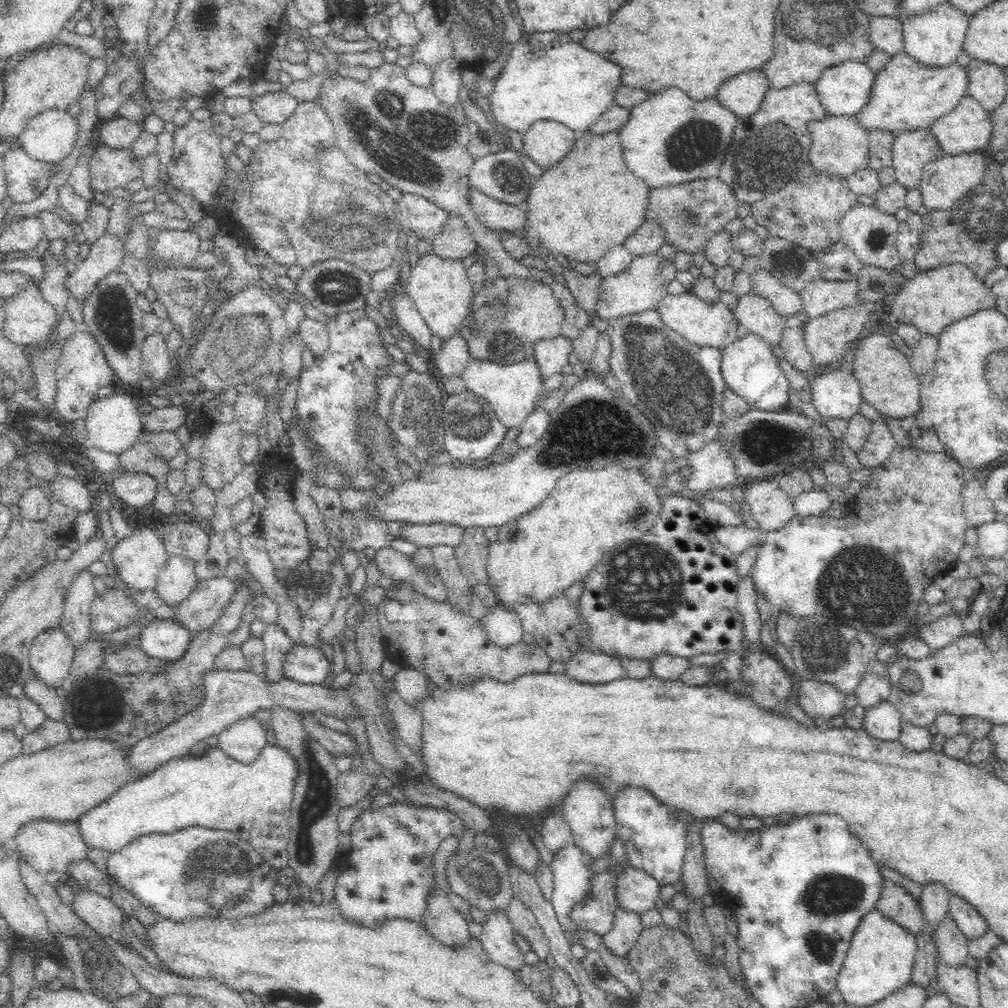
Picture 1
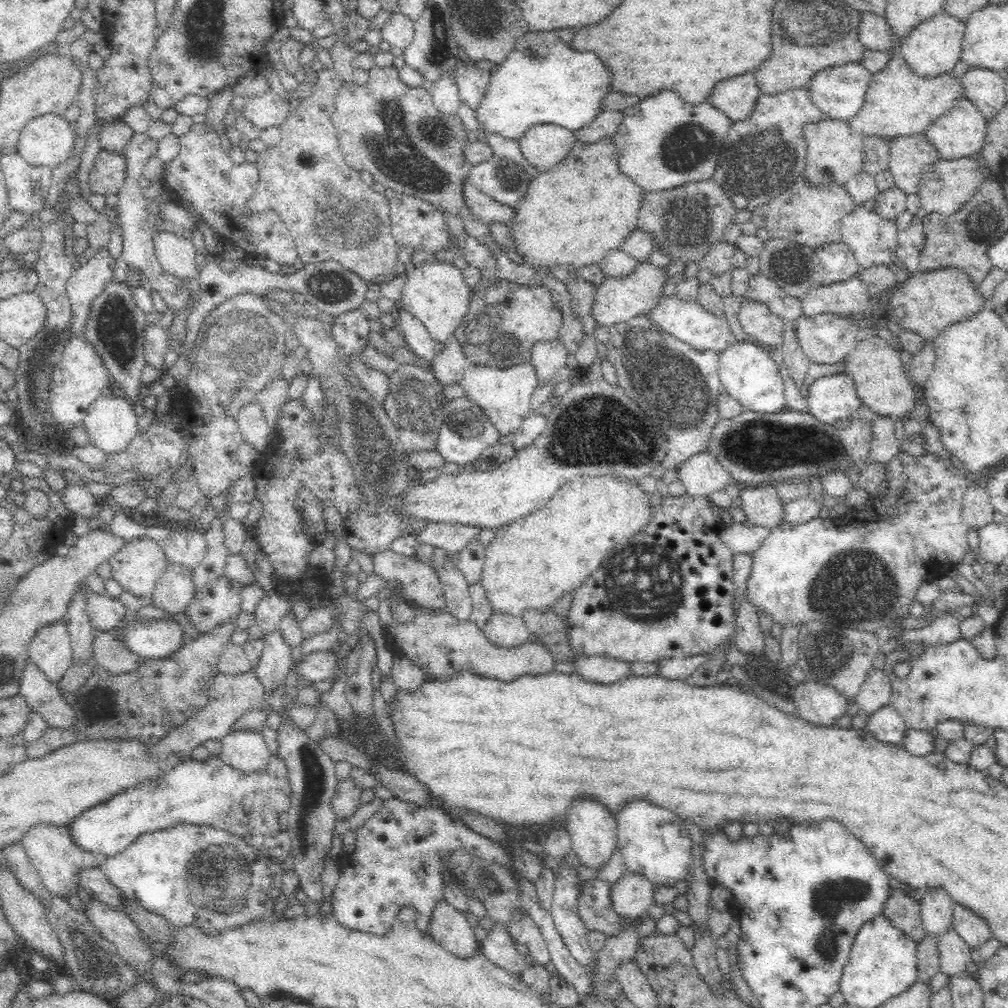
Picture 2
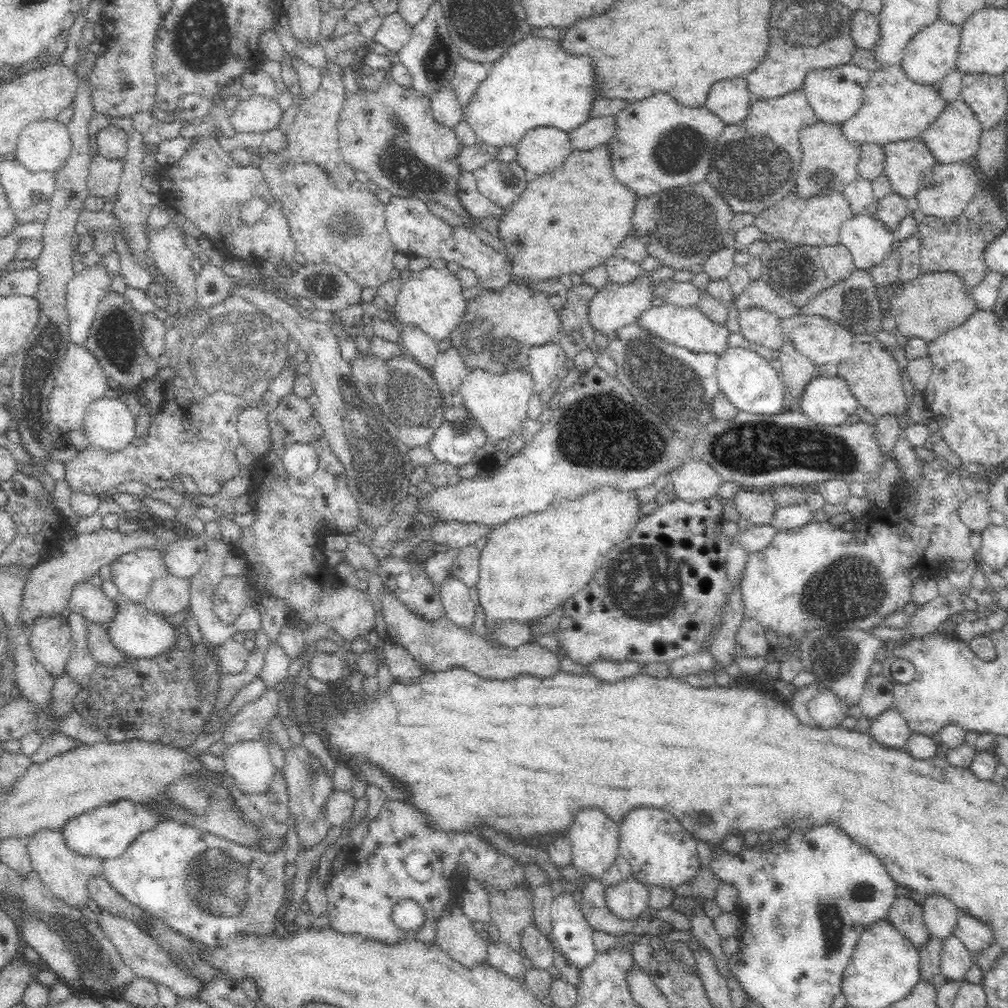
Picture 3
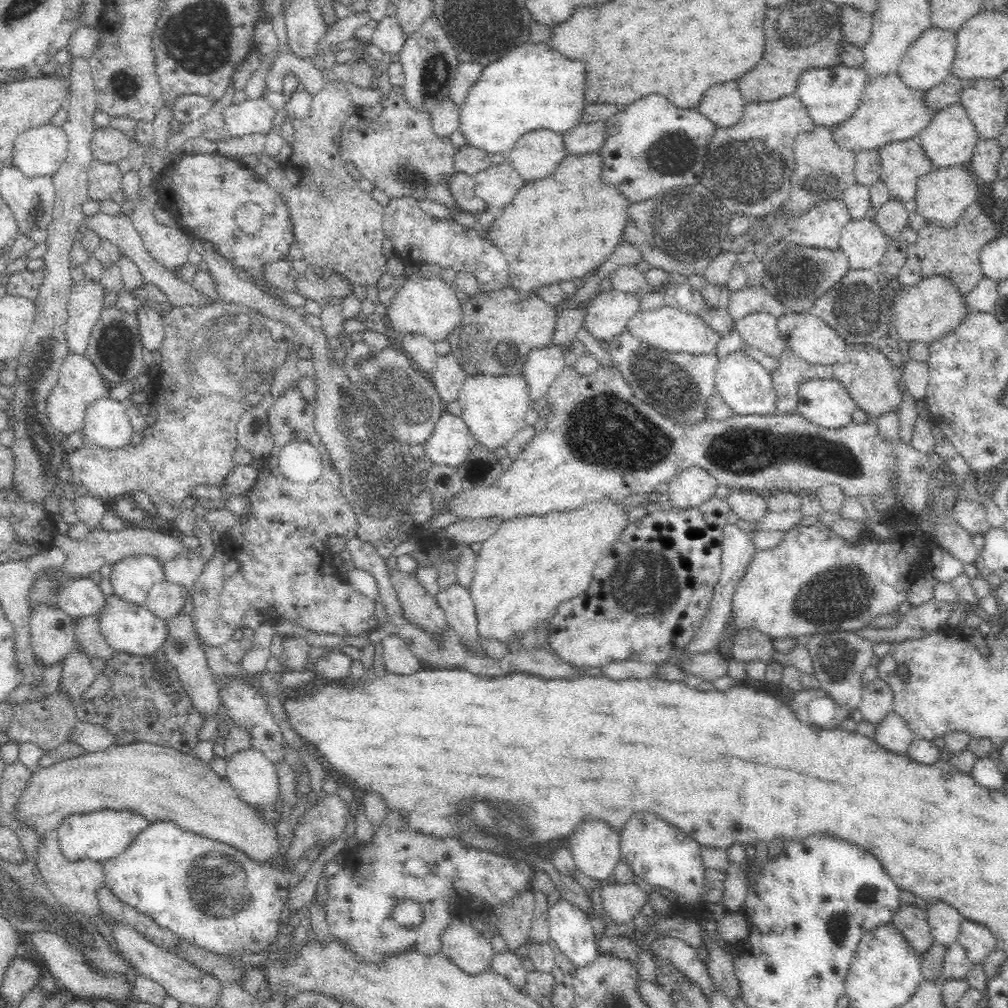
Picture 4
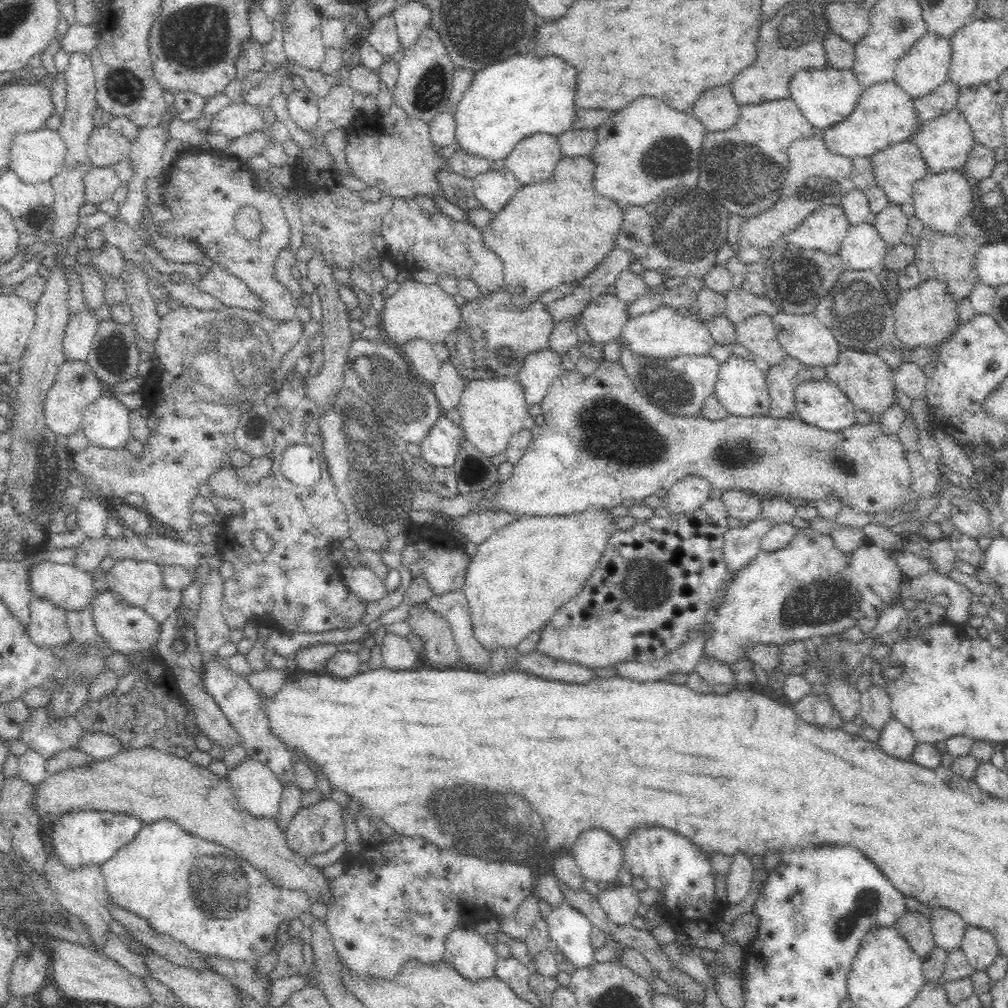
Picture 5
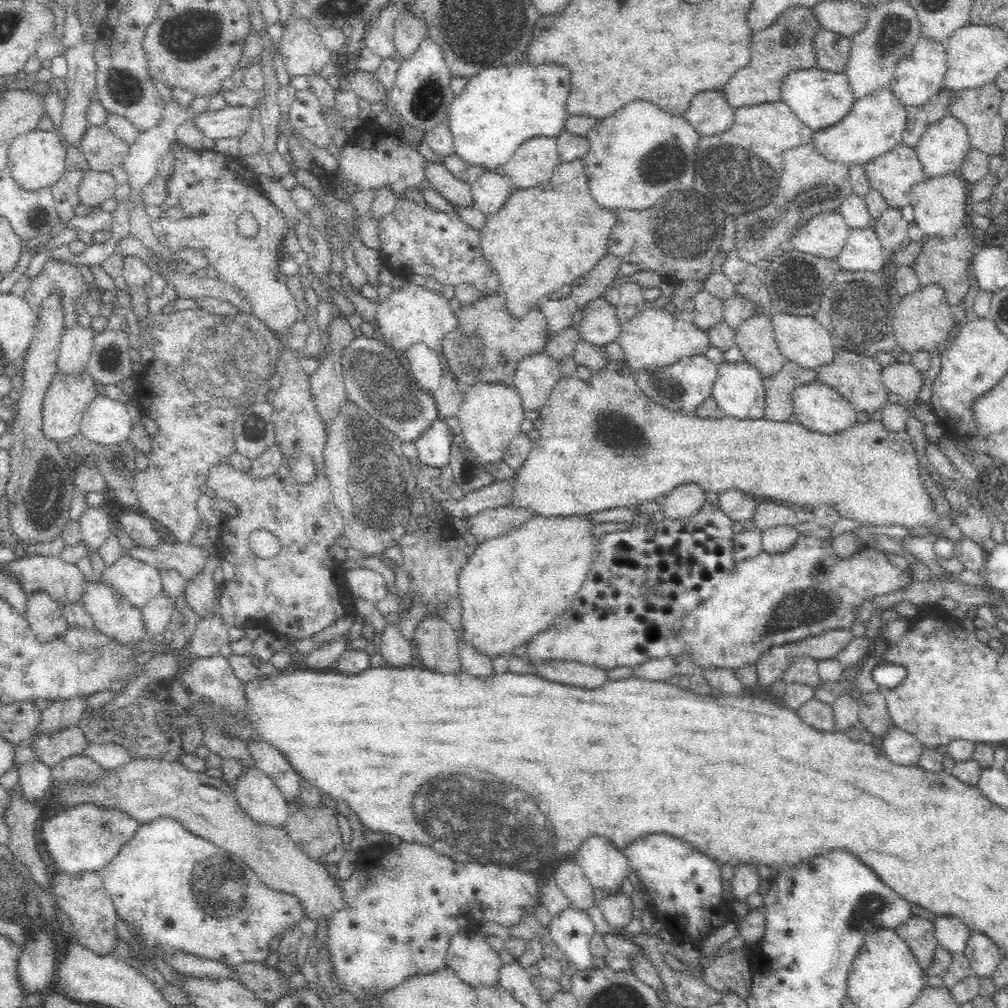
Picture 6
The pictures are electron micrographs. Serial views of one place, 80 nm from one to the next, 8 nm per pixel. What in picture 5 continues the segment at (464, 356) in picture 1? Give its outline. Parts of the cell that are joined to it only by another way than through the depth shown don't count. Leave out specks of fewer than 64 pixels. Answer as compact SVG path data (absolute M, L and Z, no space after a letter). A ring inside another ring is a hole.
M451 358L438 362L438 372L436 380L432 383L432 389L444 412L457 406L466 382Z

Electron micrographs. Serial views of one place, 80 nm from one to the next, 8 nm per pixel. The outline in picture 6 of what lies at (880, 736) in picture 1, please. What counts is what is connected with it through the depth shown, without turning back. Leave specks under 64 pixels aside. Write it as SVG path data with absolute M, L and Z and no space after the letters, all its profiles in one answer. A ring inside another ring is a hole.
M892 724L881 738L880 750L892 762L916 764L923 746L910 732Z

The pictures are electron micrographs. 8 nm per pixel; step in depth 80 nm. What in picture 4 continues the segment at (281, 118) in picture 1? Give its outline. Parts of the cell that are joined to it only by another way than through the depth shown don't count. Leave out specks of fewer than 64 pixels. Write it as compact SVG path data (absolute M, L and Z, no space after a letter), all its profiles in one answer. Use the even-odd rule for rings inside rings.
M265 96L247 99L243 102L230 104L224 110L224 121L228 135L244 136L244 134L262 133L274 130L277 123L276 109Z

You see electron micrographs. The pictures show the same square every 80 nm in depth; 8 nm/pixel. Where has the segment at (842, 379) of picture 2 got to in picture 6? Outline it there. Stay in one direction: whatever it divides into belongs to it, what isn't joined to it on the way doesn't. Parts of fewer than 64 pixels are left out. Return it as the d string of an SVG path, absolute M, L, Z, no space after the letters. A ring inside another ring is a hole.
M821 380L796 386L792 400L792 419L810 430L834 434L857 423L857 411L851 402Z

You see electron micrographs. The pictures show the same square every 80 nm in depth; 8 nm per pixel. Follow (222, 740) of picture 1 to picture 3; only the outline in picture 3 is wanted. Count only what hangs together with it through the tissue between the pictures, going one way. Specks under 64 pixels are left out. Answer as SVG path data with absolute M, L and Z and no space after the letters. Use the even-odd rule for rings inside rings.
M263 738L239 739L234 743L223 743L225 769L237 778L239 786L248 793L264 790L272 778L273 762Z

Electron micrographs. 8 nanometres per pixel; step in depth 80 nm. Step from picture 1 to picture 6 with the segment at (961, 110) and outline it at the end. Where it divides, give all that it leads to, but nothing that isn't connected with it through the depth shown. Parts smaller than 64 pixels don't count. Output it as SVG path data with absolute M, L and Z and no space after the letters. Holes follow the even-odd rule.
M952 113L928 124L914 147L927 178L958 172L972 148L967 126Z

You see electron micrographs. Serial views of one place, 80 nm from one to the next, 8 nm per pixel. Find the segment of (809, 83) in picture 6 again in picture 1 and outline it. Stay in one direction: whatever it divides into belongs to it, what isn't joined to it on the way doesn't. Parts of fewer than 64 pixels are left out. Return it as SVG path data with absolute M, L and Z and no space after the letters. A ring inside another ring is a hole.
M866 62L829 66L815 83L827 114L857 115L870 100L876 72Z

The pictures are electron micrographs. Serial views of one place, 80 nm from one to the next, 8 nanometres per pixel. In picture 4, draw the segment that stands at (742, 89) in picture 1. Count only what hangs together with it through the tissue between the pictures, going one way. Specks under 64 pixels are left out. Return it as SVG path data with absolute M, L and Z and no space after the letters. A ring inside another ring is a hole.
M739 79L711 84L698 106L722 128L734 126L744 116L747 100L740 90Z

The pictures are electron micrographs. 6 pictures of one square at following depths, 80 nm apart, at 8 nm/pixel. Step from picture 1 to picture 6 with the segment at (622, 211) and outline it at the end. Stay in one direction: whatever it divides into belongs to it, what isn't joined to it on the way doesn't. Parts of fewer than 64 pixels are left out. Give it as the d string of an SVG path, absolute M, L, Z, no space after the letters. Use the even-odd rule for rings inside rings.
M582 158L562 162L553 170L552 177L544 183L526 189L516 189L502 209L490 215L488 224L480 231L484 255L496 263L500 277L500 292L508 299L508 308L523 315L552 292L572 287L610 252L610 237L619 222L616 208L604 207L592 195L587 166Z

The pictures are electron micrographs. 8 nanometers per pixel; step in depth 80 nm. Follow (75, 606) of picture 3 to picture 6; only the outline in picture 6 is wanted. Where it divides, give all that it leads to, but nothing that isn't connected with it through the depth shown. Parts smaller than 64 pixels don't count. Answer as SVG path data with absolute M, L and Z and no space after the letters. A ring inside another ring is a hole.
M31 554L9 566L19 574L29 595L44 592L61 606L83 604L88 581L78 565L64 563L52 555Z

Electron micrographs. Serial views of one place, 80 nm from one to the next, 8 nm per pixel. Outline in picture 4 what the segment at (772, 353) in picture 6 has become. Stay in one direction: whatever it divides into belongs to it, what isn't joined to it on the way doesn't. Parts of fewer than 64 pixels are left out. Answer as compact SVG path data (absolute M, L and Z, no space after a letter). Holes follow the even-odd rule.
M752 311L734 321L734 329L750 346L778 359L786 346L778 329L778 320L772 313Z

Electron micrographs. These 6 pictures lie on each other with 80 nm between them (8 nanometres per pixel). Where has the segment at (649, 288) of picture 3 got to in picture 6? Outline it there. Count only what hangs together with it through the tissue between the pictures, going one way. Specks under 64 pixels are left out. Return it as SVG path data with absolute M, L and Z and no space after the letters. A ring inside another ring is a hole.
M605 296L591 300L582 310L583 318L578 328L581 340L598 346L617 341L622 331L616 315L619 306Z

